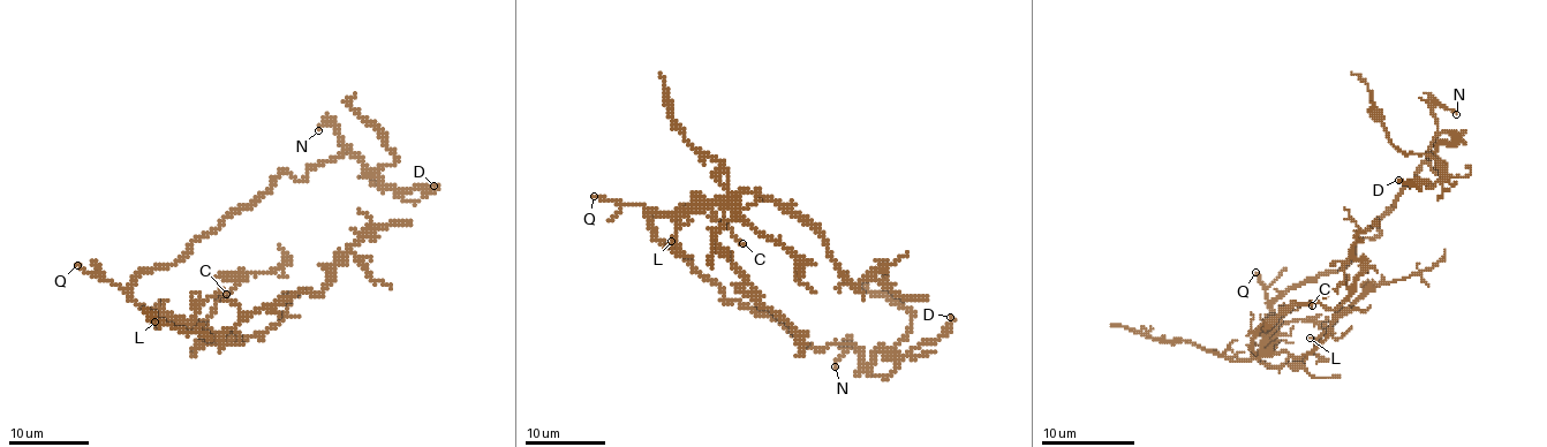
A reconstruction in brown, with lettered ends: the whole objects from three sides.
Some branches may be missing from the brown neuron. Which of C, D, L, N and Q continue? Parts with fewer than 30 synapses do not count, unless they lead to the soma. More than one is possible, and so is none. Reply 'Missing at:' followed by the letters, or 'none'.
Missing at: Q

